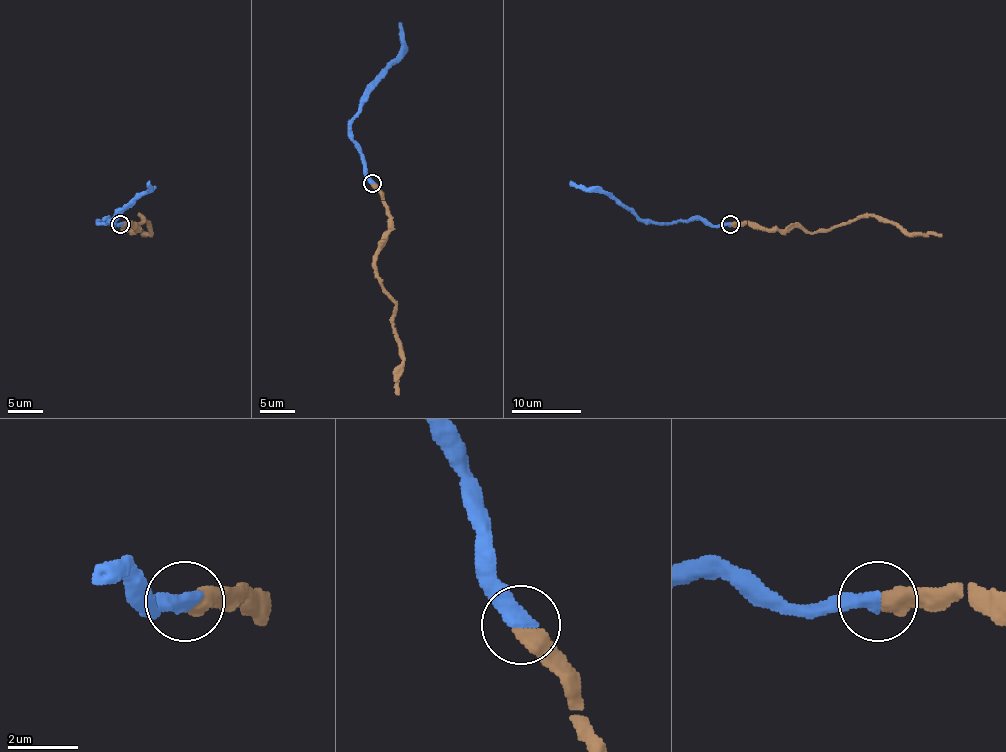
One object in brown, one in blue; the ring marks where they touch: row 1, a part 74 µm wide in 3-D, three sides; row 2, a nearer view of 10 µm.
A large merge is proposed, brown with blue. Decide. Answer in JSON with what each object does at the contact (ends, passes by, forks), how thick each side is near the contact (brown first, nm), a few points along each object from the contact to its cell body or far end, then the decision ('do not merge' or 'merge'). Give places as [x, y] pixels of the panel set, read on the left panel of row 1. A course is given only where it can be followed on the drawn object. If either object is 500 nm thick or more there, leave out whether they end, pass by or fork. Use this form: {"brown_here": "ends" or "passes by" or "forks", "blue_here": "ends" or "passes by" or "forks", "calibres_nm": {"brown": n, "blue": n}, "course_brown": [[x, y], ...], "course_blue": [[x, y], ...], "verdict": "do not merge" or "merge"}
{"calibres_nm": {"brown": 550, "blue": 500}, "course_brown": [[119, 224], [137, 229], [126, 227], [123, 232], [142, 220], [142, 215], [149, 234], [144, 236]], "course_blue": [[119, 224], [99, 222], [107, 222], [147, 189], [149, 180]], "verdict": "merge"}

